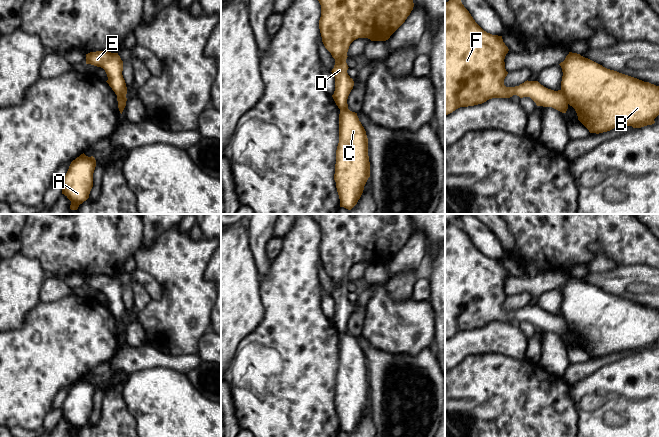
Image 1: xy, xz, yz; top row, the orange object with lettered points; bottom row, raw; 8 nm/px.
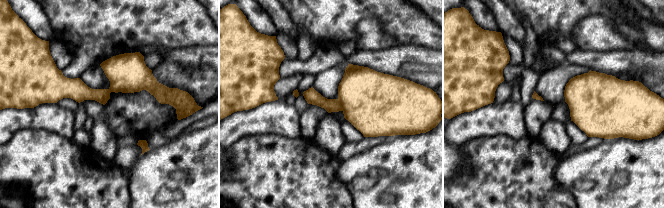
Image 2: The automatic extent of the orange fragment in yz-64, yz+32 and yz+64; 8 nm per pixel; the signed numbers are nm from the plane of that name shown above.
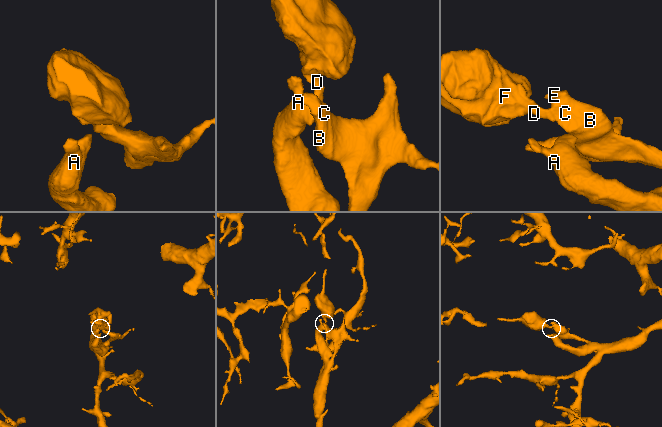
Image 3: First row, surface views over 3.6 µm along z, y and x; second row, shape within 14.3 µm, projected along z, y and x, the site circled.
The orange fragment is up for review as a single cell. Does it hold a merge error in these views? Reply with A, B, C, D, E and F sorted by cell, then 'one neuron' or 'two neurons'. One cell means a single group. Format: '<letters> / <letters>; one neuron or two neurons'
A B C E / D F; two neurons

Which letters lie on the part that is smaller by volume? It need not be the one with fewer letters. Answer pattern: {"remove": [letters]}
{"remove": ["D", "F"]}

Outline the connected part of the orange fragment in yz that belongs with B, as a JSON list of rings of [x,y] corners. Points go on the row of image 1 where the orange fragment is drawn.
[[[569,52],[559,65],[563,72],[561,90],[568,104],[575,109],[578,120],[590,133],[599,134],[625,126],[641,128],[655,123],[654,119],[659,115],[659,86],[607,69],[577,53]]]

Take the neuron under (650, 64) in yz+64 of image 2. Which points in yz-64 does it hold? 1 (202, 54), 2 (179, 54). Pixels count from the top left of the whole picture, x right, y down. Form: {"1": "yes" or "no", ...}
{"1": "yes", "2": "yes"}

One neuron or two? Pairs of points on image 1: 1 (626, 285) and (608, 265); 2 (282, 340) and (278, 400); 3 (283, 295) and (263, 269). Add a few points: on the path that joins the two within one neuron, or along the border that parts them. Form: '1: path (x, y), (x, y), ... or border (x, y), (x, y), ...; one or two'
1: border (616, 265), (611, 270), (604, 272), (589, 271); two
2: path (289, 355), (289, 385); one
3: border (272, 260), (269, 271), (260, 278); two

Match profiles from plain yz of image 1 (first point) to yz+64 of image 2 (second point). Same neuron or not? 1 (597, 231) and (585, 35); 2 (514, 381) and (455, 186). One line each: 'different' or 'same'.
1: different
2: same

